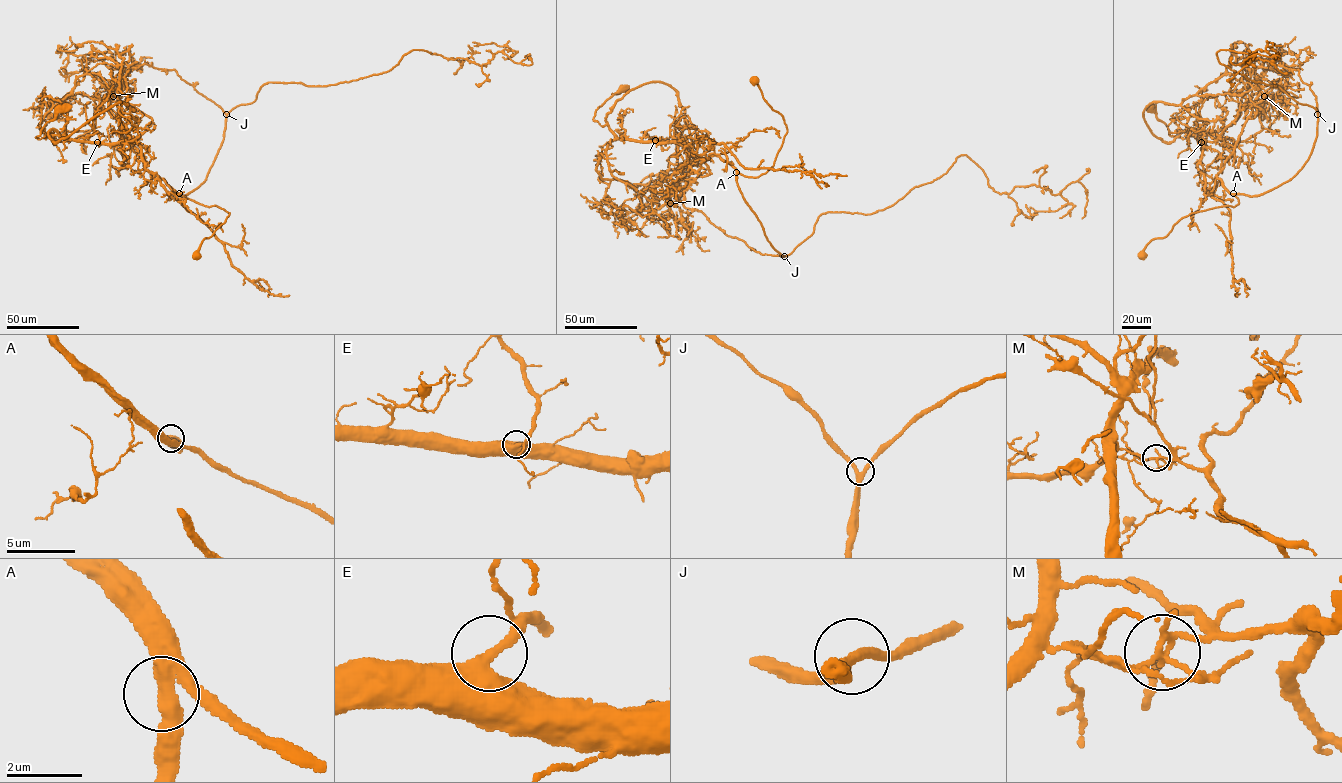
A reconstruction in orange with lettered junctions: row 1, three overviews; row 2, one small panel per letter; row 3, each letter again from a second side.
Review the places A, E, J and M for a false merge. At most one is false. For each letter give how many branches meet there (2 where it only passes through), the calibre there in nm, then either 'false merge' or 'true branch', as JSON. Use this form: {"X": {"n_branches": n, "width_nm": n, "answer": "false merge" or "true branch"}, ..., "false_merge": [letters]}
{"A": {"n_branches": 3, "width_nm": 340, "answer": "true branch"}, "E": {"n_branches": 3, "width_nm": 280, "answer": "true branch"}, "J": {"n_branches": 3, "width_nm": 320, "answer": "true branch"}, "M": {"n_branches": 5, "width_nm": 160, "answer": "false merge"}, "false_merge": ["M"]}

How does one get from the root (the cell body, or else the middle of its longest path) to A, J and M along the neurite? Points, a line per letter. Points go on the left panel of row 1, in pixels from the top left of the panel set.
A: (195, 256), (201, 241), (213, 234), (229, 213), (179, 193)
J: (195, 256), (201, 241), (213, 234), (229, 213), (179, 194), (184, 196), (205, 180), (223, 139), (226, 114)
M: (195, 256), (229, 213), (178, 194), (145, 168), (143, 156), (121, 132), (110, 109), (108, 94), (113, 96)

